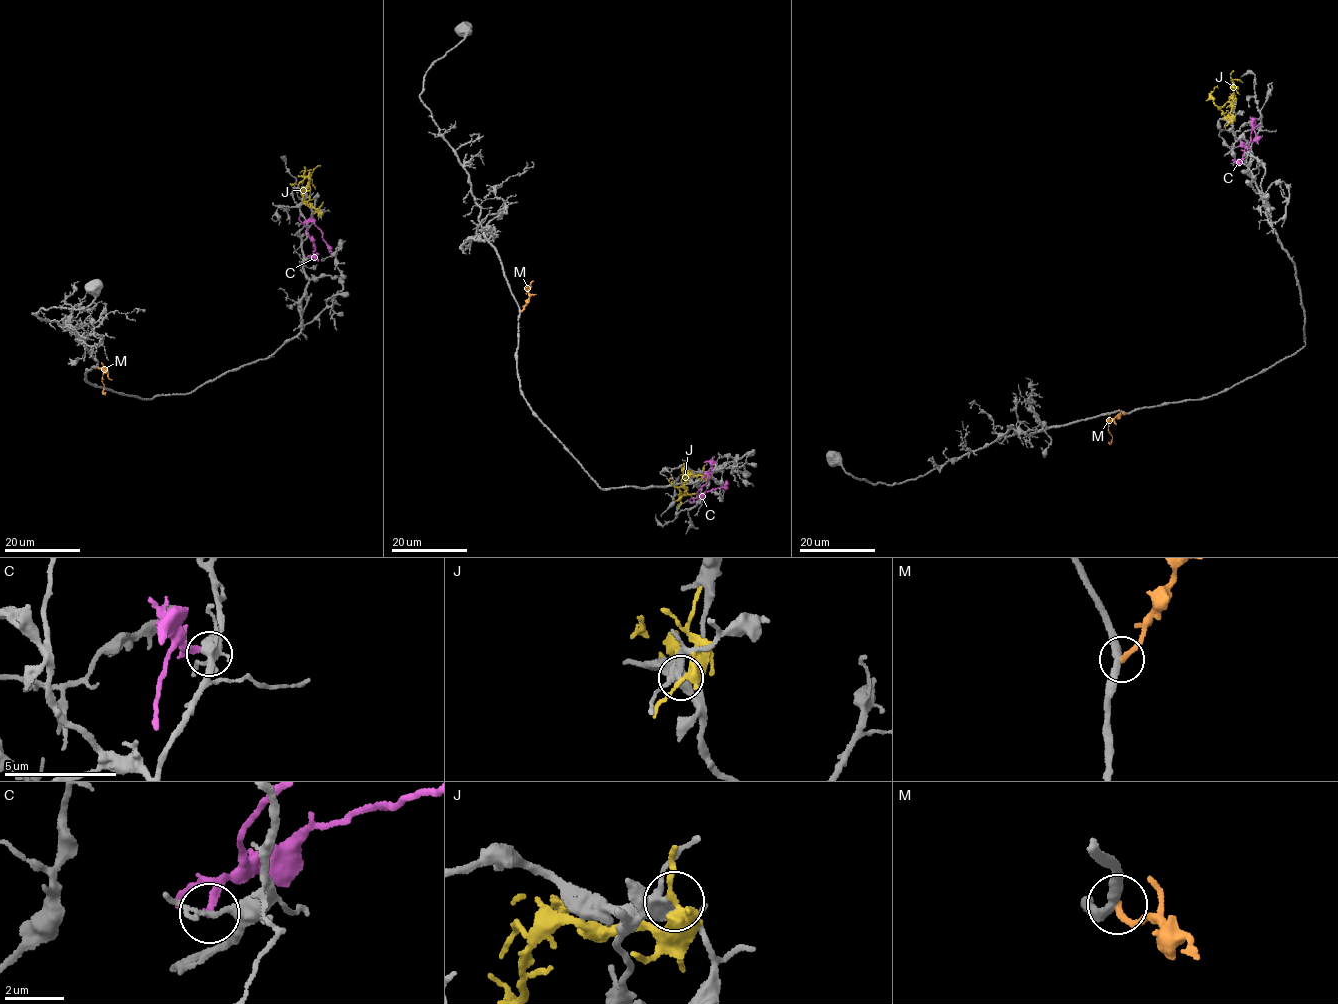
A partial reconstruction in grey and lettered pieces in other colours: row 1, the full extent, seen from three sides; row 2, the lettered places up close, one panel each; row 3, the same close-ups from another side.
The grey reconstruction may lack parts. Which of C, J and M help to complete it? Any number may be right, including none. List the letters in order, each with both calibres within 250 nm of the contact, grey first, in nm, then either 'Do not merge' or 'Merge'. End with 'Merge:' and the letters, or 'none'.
C: Thickness 140 nm (grey) against 220 nm. Do not merge
J: Thickness 240 nm (grey) against 400 nm. Do not merge
M: Thickness 300 nm (grey) against 200 nm. Do not merge
Merge: none

